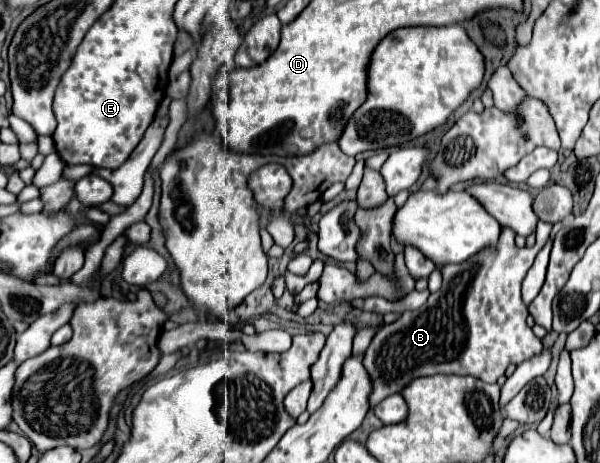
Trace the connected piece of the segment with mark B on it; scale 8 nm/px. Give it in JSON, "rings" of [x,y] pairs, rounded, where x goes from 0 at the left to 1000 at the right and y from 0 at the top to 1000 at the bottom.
{"rings":[[[838,492],[835,523],[822,540],[805,540],[805,549],[795,549],[795,557],[782,557],[782,566],[768,566],[768,575],[738,575],[738,618],[732,631],[715,639],[708,661],[688,674],[672,674],[652,700],[635,700],[605,765],[605,790],[622,829],[622,842],[615,851],[618,886],[645,855],[675,842],[692,816],[762,808],[792,812],[805,825],[828,825],[828,816],[842,808],[848,786],[868,786],[872,778],[902,760],[905,739],[878,704],[875,691],[882,674],[868,648],[868,609],[887,575],[895,544],[895,527],[888,536],[862,536],[855,501]]]}

